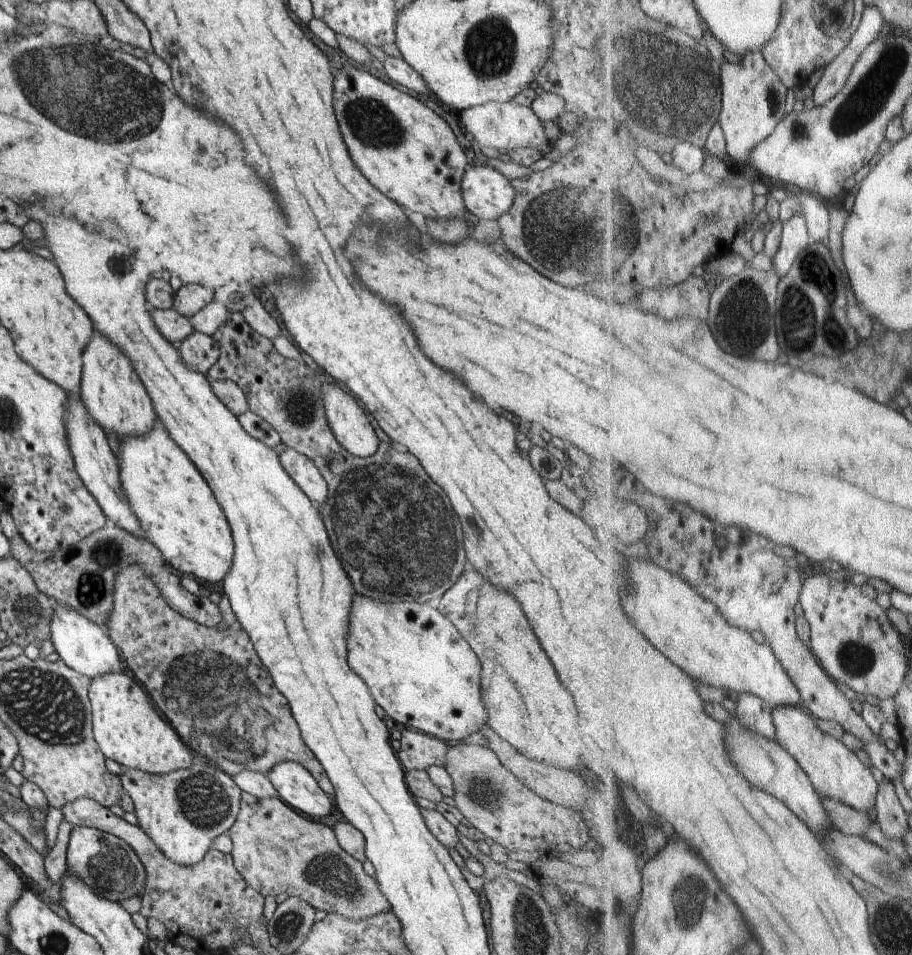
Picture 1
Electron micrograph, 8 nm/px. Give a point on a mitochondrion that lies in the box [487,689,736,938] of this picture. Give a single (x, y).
(691, 896)

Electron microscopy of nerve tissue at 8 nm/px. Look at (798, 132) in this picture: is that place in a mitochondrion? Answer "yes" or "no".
yes

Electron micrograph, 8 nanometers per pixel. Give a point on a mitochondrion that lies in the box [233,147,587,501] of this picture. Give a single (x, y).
(297, 407)

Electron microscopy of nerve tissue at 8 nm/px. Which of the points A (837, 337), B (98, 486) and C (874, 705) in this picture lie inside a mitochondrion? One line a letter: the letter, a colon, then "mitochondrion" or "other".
A: mitochondrion
B: other
C: other

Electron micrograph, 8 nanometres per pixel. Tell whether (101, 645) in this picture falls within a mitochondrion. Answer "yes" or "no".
no

